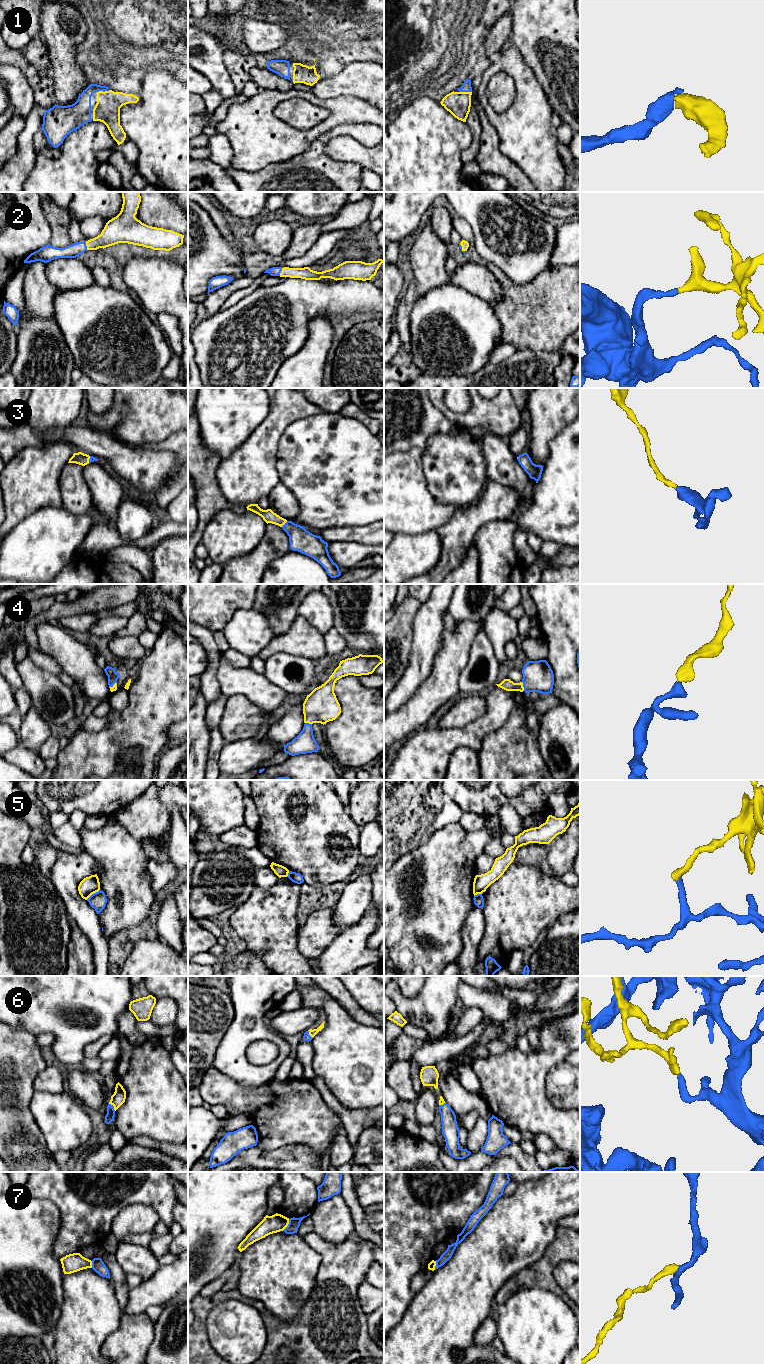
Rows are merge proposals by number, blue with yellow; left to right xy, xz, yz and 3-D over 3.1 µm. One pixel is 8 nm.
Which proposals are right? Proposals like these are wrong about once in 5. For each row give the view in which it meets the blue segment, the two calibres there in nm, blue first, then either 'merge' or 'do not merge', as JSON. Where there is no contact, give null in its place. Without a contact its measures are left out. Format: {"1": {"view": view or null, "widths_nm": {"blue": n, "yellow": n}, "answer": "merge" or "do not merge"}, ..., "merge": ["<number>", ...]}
{"1": {"view": "yz", "widths_nm": {"blue": 80, "yellow": 190}, "answer": "merge"}, "2": {"view": "xy", "widths_nm": {"blue": 110, "yellow": 180}, "answer": "merge"}, "3": {"view": "xz", "widths_nm": {"blue": 190, "yellow": 100}, "answer": "merge"}, "4": {"view": "yz", "widths_nm": {"blue": 240, "yellow": 90}, "answer": "merge"}, "5": {"view": "xy", "widths_nm": {"blue": 140, "yellow": 140}, "answer": "do not merge"}, "6": {"view": "xy", "widths_nm": {"blue": 70, "yellow": 110}, "answer": "merge"}, "7": {"view": "xz", "widths_nm": {"blue": 90, "yellow": 140}, "answer": "do not merge"}, "merge": ["1", "2", "3", "4", "6"]}

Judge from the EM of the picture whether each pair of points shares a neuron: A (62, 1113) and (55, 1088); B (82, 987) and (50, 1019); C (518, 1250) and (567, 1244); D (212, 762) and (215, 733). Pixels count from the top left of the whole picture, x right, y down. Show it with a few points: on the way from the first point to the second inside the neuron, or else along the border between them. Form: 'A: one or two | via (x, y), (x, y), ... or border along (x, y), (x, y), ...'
A: two | border along (35, 1089), (53, 1093), (61, 1093), (63, 1091)
B: one | via (72, 987), (50, 1009)
C: two | border along (558, 1226), (554, 1238), (546, 1250), (531, 1264)
D: one | via (213, 755), (215, 740)

